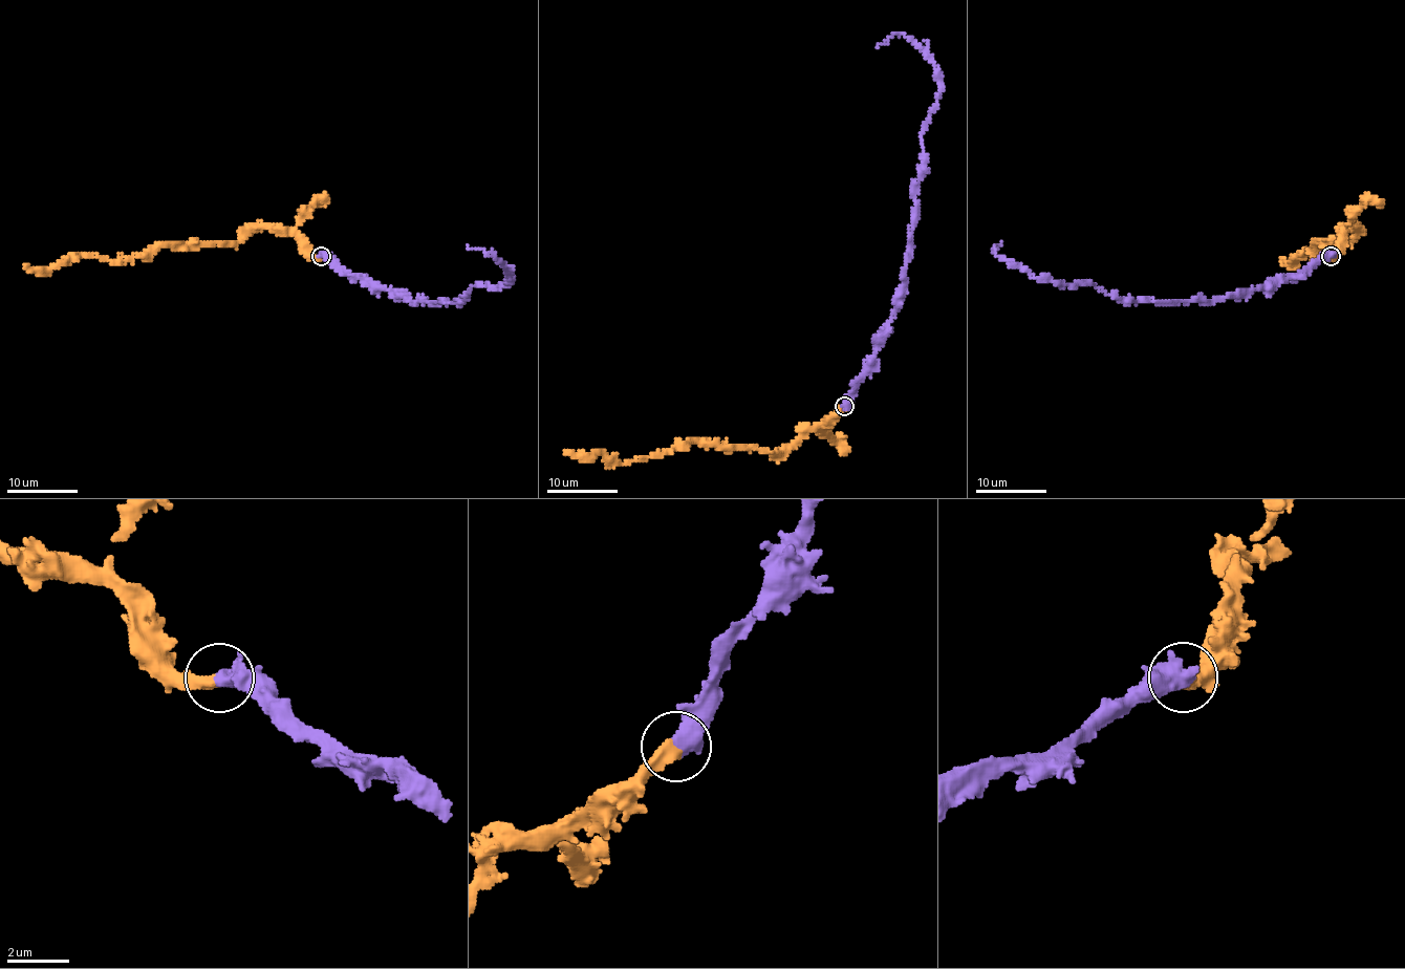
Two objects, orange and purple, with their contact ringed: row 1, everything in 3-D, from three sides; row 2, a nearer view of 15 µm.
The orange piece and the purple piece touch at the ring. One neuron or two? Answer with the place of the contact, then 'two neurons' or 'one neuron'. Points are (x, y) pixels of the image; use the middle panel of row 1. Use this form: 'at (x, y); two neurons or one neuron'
at (844, 406); one neuron

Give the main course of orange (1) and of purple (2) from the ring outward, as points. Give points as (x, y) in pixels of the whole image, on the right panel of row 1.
1: (1331, 256), (1344, 228), (1355, 230), (1352, 240), (1312, 245), (1314, 257), (1305, 251), (1289, 262), (1280, 258)
2: (1331, 256), (1288, 279), (1212, 300), (1133, 302), (1090, 283), (1037, 280), (996, 254), (1000, 242)

